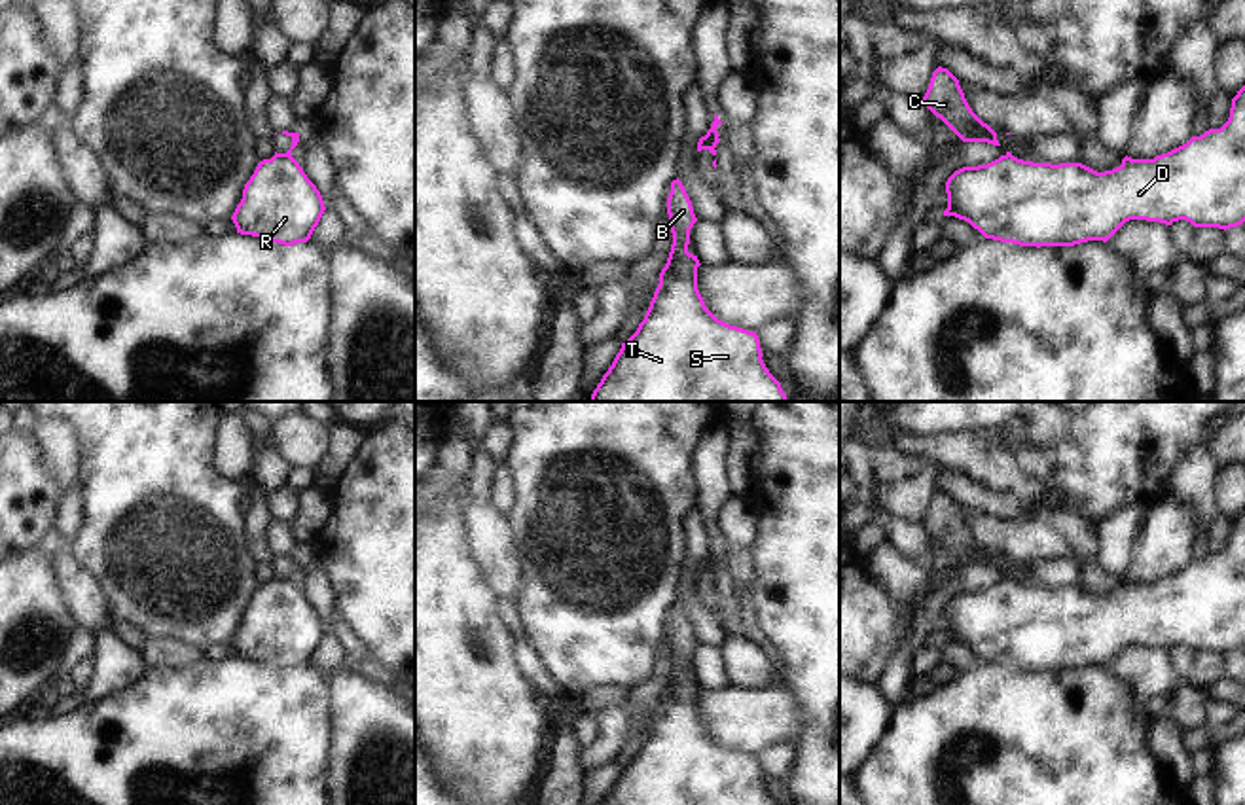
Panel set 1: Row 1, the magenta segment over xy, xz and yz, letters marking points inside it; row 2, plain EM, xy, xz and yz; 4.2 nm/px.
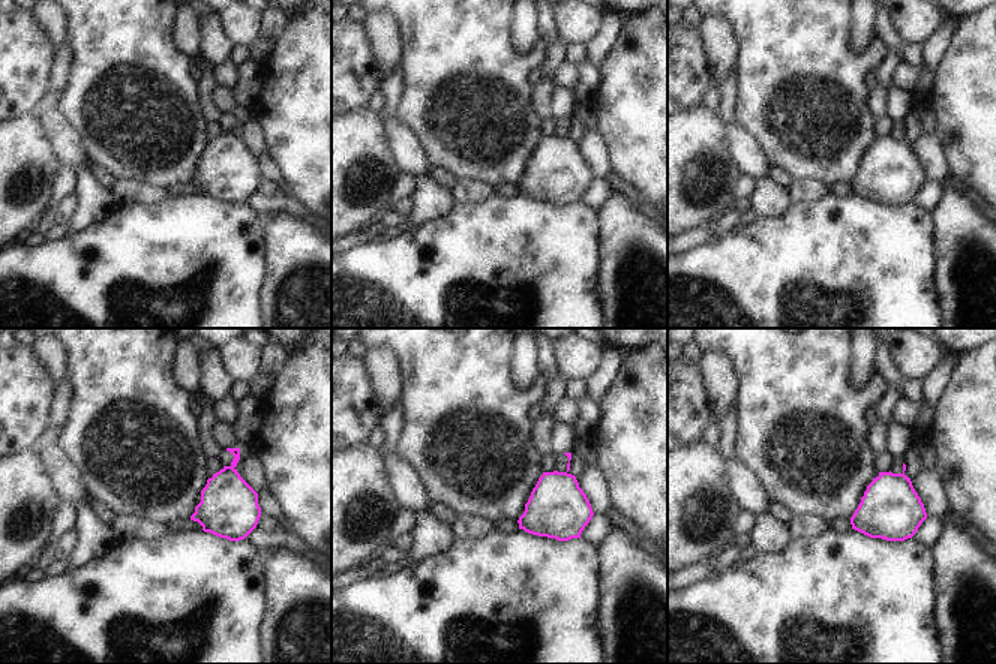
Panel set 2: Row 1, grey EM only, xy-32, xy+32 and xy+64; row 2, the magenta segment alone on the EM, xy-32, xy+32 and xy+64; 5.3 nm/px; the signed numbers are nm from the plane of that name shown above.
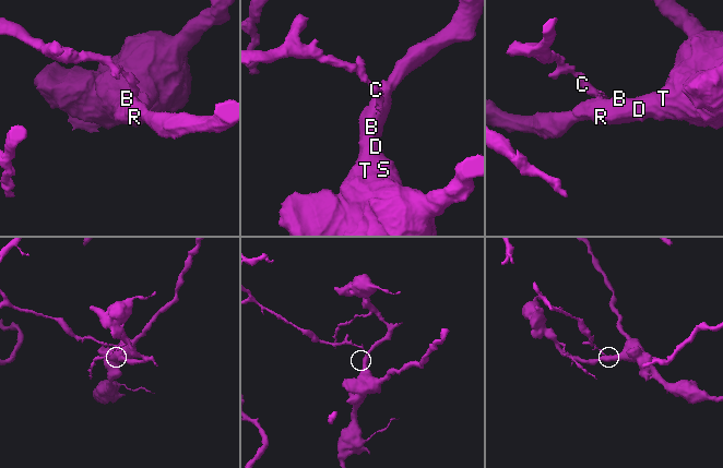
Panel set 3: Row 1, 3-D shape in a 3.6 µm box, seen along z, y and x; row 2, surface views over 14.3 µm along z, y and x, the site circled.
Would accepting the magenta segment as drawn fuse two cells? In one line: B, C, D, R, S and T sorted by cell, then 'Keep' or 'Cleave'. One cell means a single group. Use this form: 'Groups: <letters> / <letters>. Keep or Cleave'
Groups: B D R S T / C. Cleave

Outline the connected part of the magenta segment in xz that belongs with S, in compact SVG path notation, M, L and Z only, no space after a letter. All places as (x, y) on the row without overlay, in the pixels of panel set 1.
M677 602L671 606L667 638L673 669L659 708L654 716L644 744L622 767L612 790L601 805L777 805L762 784L756 756L718 744L697 714L697 680L688 676L690 653L697 646L692 625Z

